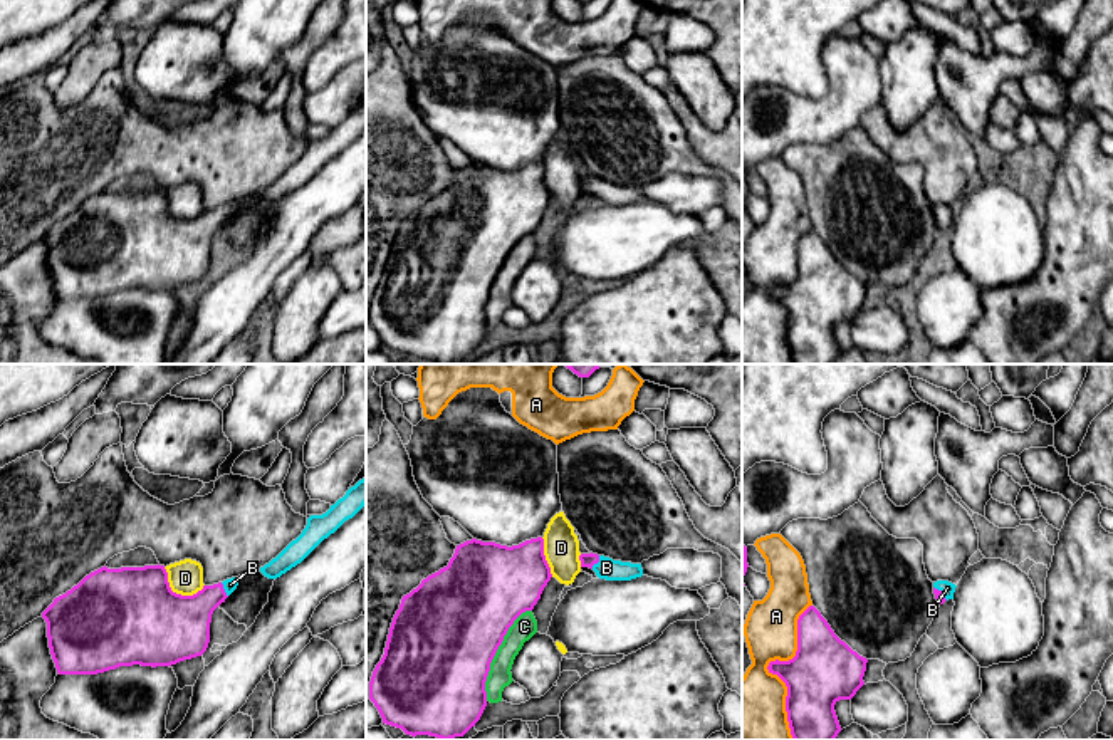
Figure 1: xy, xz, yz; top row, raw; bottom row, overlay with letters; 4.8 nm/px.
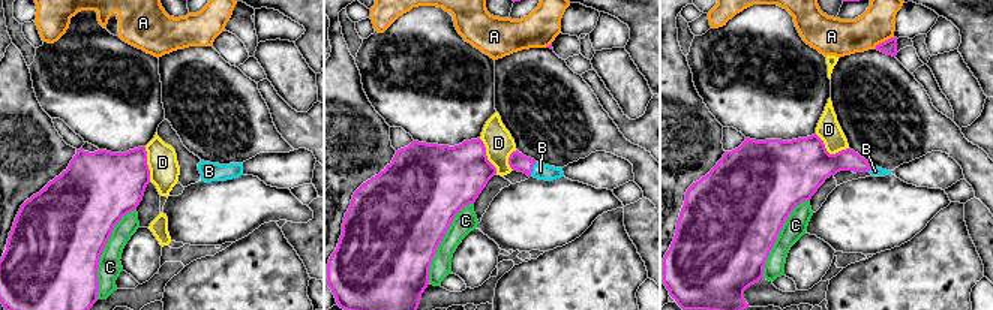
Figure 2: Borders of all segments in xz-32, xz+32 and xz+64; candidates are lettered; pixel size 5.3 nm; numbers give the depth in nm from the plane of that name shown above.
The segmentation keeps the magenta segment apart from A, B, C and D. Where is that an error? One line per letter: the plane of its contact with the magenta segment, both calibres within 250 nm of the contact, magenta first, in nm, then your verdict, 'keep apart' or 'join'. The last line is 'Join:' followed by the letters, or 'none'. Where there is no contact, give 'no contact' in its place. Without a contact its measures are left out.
A: yz | 300/340 nm | keep apart
B: xz | 60/100 nm | keep apart
C: xz | 500/110 nm | keep apart
D: xy | 460/170 nm | keep apart
Join: none

